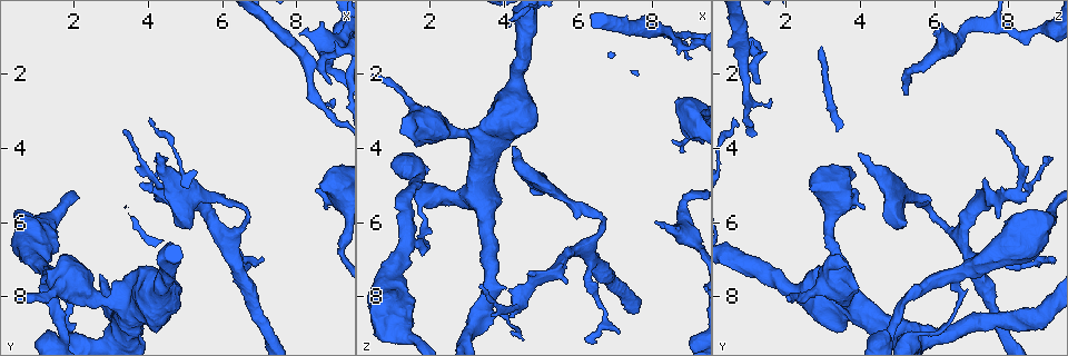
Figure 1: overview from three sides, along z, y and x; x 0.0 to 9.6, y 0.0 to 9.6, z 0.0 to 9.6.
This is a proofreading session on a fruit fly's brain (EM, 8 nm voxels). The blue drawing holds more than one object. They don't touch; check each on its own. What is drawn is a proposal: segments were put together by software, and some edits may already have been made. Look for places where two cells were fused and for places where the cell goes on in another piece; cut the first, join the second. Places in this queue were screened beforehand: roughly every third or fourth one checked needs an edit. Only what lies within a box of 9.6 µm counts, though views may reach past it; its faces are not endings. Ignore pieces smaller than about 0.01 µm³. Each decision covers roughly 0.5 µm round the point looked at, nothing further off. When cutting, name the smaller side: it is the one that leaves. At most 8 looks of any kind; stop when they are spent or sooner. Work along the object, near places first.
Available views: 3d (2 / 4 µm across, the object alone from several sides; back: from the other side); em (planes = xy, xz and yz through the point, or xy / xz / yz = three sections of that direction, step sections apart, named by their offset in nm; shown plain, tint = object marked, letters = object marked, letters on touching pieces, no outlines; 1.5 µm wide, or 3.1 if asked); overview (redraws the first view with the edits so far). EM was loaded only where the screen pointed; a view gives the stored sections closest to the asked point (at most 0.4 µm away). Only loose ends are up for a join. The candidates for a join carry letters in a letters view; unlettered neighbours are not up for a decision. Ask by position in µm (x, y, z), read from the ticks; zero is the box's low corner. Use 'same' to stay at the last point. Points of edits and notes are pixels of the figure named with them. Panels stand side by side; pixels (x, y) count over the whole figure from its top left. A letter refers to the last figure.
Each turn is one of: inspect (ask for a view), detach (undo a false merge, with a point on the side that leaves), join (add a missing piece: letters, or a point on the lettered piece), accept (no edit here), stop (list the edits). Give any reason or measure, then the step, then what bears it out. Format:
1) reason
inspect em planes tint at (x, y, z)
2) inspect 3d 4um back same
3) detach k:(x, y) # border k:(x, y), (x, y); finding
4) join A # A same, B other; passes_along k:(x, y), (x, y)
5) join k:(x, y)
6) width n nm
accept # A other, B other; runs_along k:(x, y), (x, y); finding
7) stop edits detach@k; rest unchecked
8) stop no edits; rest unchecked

tapers out
inspect em xy step 4 letters at (7.15, 7.00, 8.95)

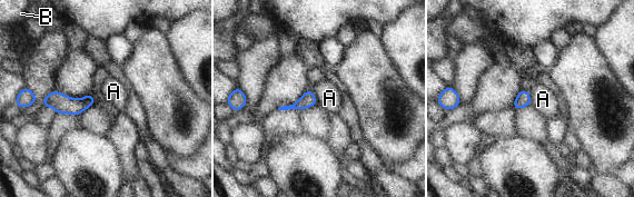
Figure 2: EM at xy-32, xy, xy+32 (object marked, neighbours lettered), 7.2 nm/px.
longest_contact A 110 nm
accept # A other, B other; border 2:(310, 89), (317, 101); no lettered piece goes on from it

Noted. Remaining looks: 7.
sudden change in width
inspect 3d 2um at (1.40, 7.40, 6.60)

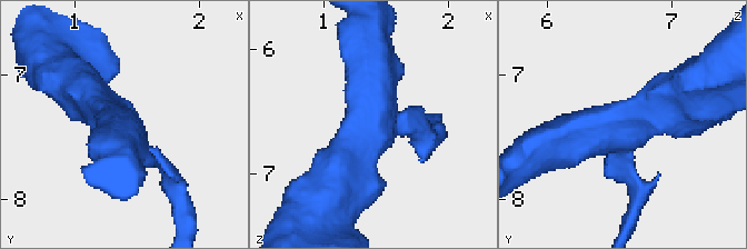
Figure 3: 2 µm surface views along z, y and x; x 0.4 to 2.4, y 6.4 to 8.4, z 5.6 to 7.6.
shape alone is not enough
inspect em planes plain at (1.42, 7.42, 6.60)

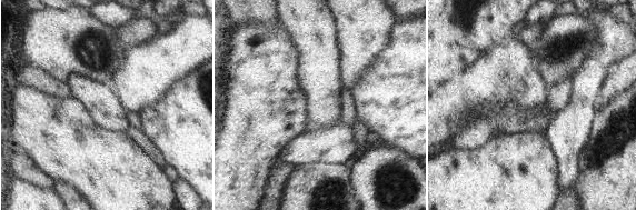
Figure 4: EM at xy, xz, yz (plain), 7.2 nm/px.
what lies round it
inspect em planes letters same

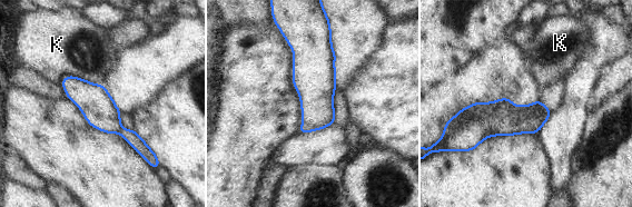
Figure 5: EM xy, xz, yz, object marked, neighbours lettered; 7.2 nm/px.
detach 5:(98, 107) # K other; border 5:(122, 129), (119, 132); two cells meet here

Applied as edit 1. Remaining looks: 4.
stop edits detach@5; rest unchecked

